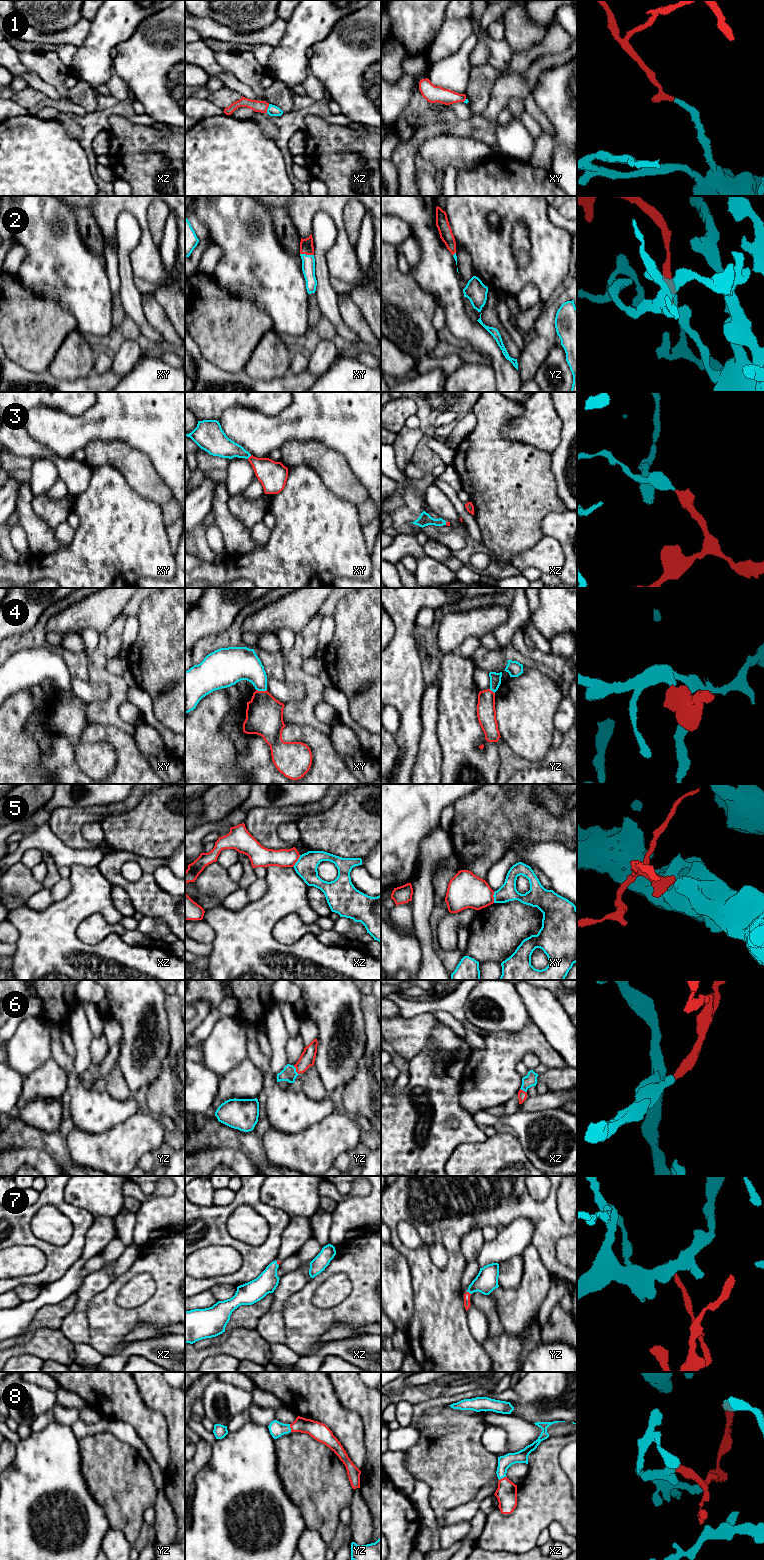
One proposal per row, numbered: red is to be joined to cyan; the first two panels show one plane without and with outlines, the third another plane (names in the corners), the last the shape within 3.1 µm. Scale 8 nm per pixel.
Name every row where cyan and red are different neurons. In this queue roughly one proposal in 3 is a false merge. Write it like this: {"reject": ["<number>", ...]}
{"reject": ["4", "5"]}

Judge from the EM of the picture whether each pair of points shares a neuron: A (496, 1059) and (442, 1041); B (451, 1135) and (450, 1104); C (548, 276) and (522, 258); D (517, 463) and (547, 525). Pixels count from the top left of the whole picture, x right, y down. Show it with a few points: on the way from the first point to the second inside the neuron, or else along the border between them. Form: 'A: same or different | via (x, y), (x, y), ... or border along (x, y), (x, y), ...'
A: different | border along (470, 1051), (467, 1057)
B: same | via (443, 1127), (443, 1112)
C: different | border along (529, 238), (529, 262), (521, 268)
D: different | border along (565, 509), (549, 512), (542, 519), (543, 535)

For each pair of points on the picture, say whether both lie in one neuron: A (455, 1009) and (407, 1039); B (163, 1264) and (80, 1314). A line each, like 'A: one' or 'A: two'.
A: two
B: two

